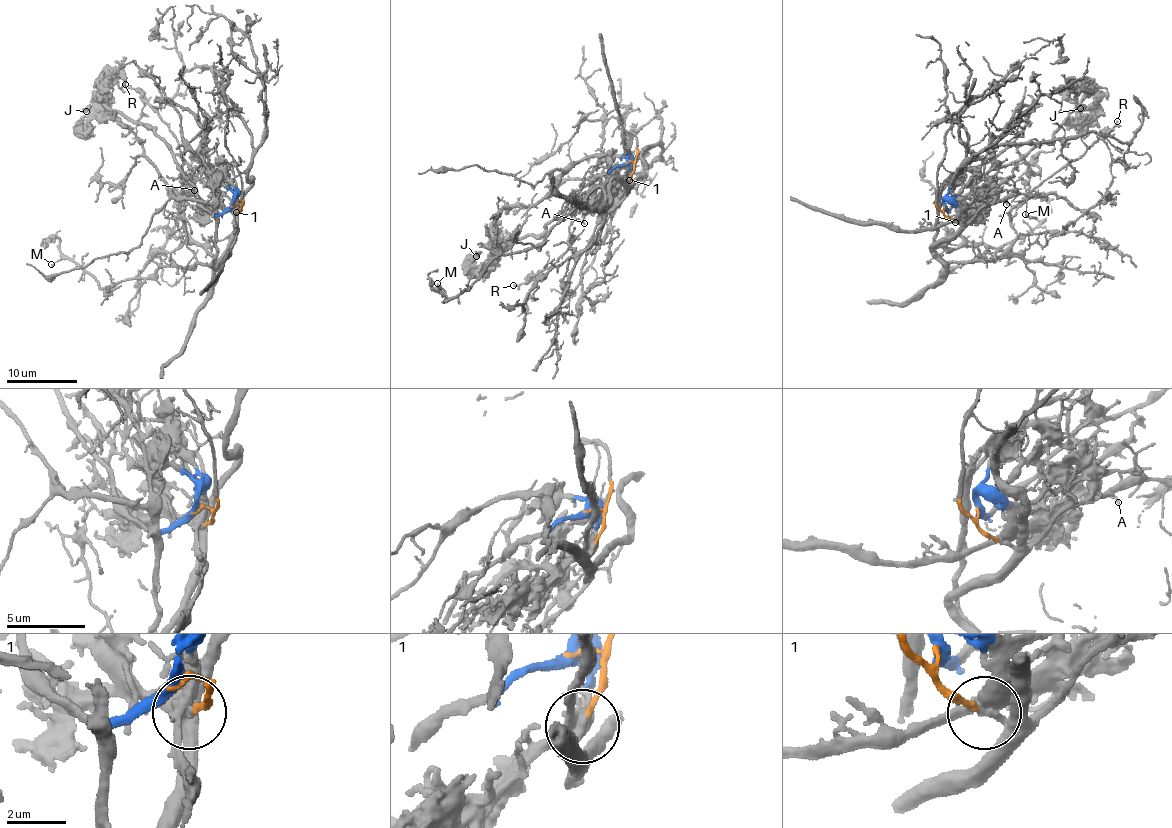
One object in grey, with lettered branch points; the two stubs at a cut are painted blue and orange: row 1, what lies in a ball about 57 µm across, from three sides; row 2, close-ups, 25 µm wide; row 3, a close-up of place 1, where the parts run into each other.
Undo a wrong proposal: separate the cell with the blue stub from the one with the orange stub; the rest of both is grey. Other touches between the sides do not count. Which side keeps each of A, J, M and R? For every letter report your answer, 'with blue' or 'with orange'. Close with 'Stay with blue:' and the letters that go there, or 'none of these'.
A: with blue
J: with blue
M: with orange
R: with orange
Stay with blue: A, J

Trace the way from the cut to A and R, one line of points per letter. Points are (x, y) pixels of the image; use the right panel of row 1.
A: (945, 208), (946, 200), (964, 210), (972, 206), (981, 209), (994, 200), (1006, 205)
R: (945, 208), (960, 229), (933, 254), (972, 261), (1004, 253), (1017, 235), (1010, 208), (1118, 120)

